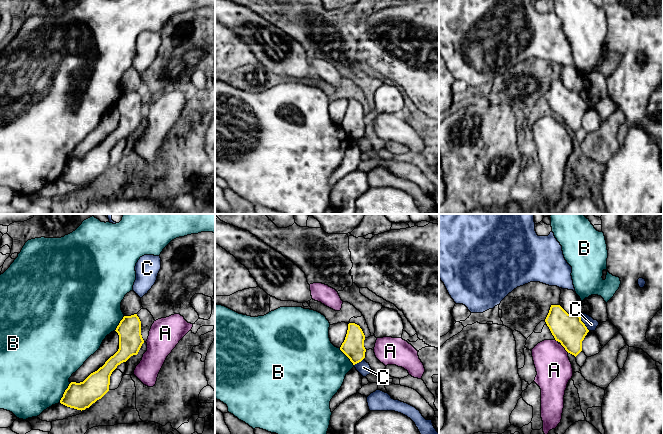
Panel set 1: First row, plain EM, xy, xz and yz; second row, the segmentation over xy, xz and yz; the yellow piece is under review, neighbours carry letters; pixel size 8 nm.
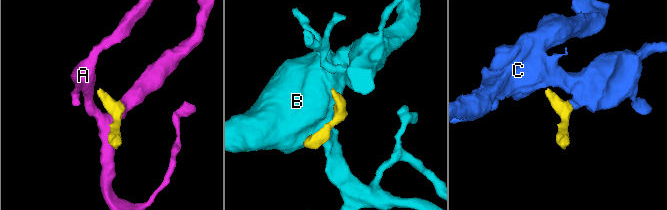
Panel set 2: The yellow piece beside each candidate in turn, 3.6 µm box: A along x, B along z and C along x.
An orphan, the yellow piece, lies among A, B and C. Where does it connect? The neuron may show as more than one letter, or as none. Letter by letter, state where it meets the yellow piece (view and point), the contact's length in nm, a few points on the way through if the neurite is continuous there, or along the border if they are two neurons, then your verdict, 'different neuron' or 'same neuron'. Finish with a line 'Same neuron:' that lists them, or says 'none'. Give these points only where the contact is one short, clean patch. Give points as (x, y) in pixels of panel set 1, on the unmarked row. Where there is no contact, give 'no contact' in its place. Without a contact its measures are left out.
A: yz (564, 123) | 100 nm | along yz (560, 120), (568, 128) | different neuron
B: xy (64, 169) | 180 nm | same neuron
C: yz (582, 98) | 170 nm | along yz (578, 89), (581, 97), (589, 106) | different neuron
Same neuron: B

